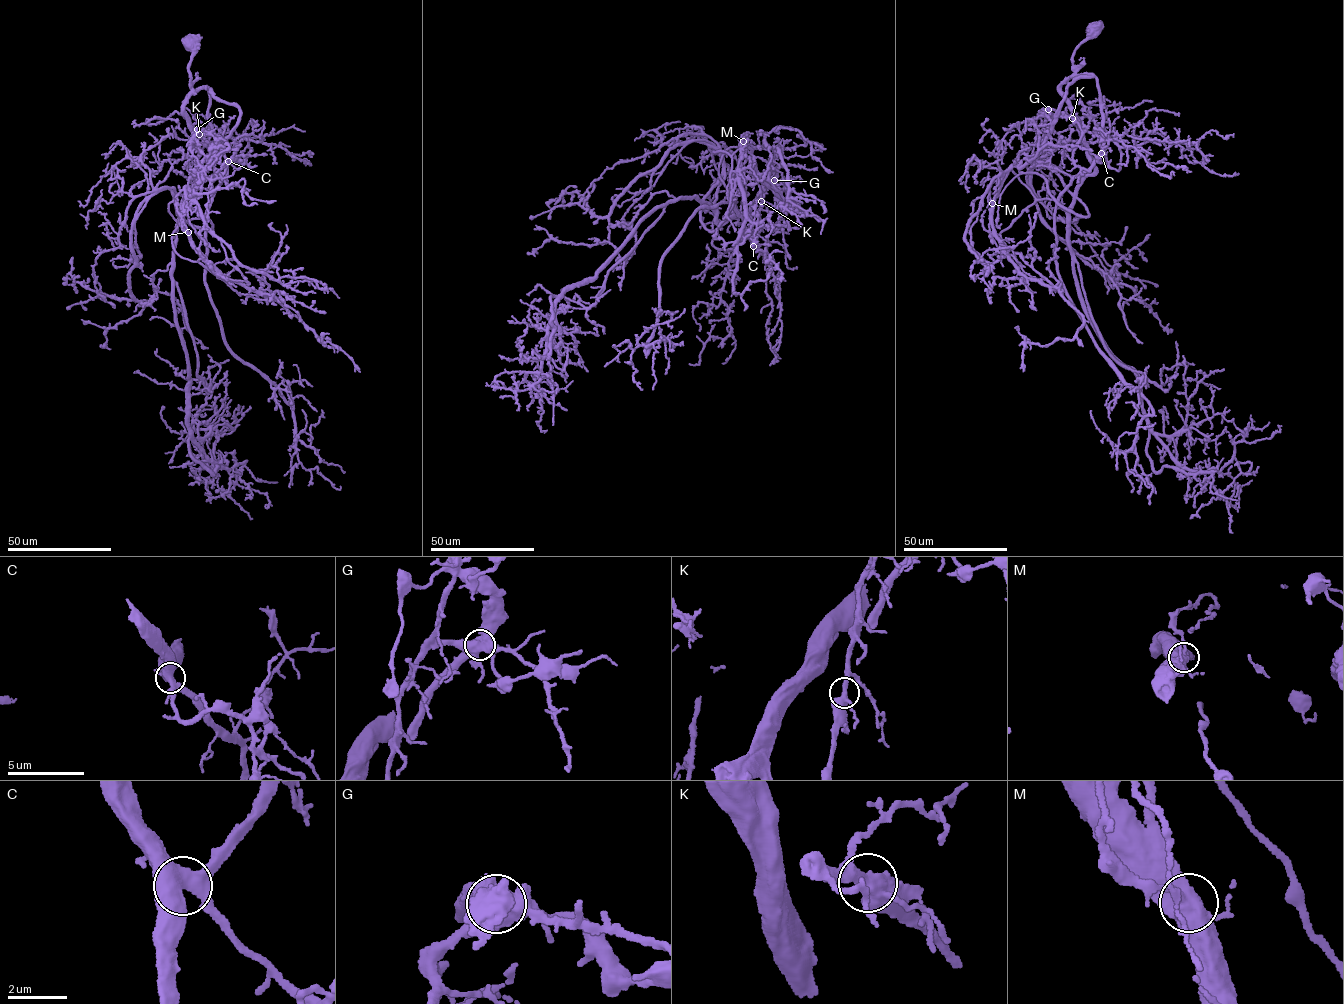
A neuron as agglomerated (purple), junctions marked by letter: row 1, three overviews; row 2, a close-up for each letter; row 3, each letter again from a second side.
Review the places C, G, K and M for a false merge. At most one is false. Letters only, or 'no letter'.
G

